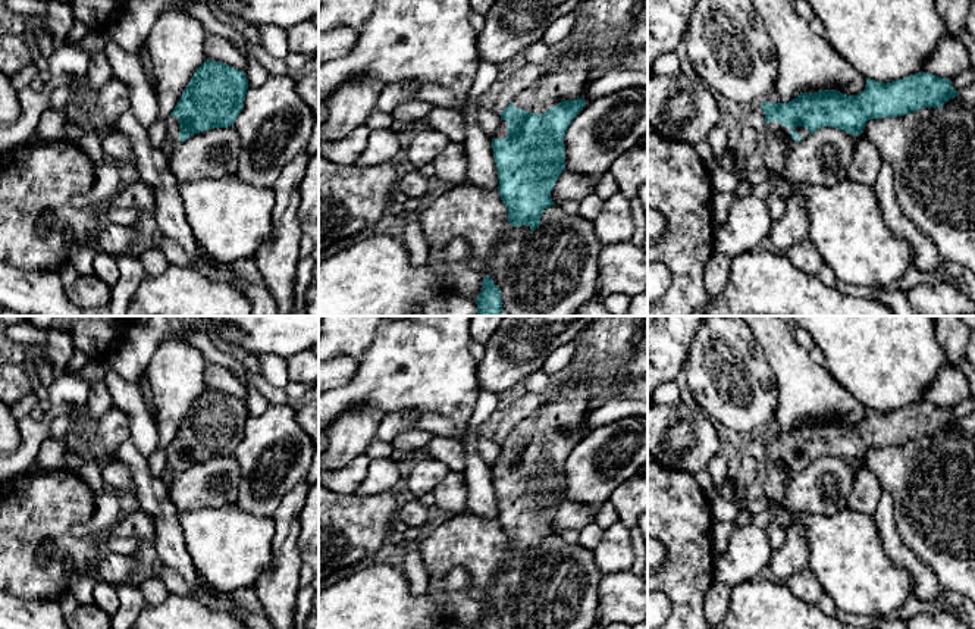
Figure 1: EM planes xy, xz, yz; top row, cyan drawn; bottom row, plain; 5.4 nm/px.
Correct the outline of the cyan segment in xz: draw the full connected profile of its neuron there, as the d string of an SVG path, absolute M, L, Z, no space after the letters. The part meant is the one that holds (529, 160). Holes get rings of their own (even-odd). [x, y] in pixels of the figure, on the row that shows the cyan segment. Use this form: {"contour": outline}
{"contour": "M587 35L579 37L574 46L561 56L561 65L557 71L542 75L532 87L523 90L501 113L501 128L492 138L493 159L498 169L502 203L508 209L508 222L512 226L529 225L532 232L539 228L545 209L555 206L551 191L562 170L565 170L564 137L574 118L586 106L581 98L589 73L590 48L584 44Z"}

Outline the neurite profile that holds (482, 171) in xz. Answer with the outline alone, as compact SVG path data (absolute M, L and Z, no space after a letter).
M480 60L473 85L465 97L467 109L463 113L465 121L465 137L461 141L467 156L465 179L486 191L498 190L499 178L493 159L492 138L479 125L474 107L482 94L501 87L498 81L498 65Z

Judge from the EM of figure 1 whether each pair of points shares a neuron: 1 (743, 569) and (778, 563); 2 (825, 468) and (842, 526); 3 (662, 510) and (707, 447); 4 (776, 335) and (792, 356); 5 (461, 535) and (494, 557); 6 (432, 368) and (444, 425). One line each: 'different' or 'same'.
1: different
2: different
3: different
4: same
5: same
6: different

